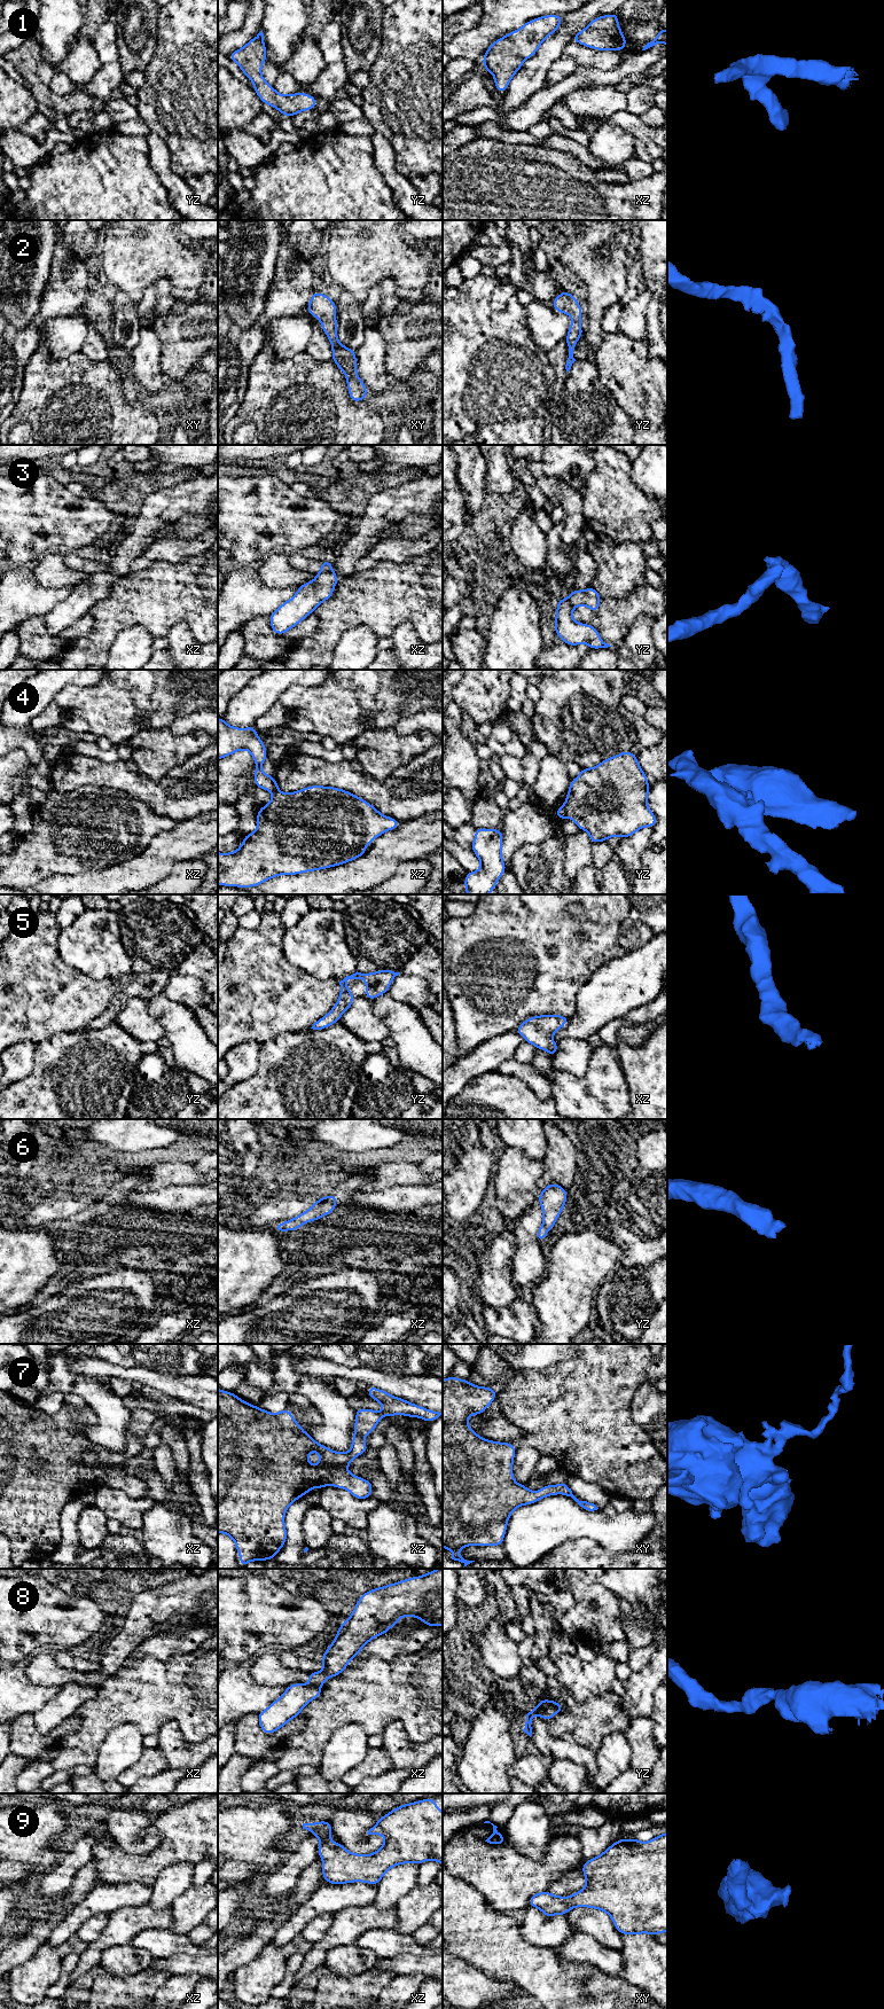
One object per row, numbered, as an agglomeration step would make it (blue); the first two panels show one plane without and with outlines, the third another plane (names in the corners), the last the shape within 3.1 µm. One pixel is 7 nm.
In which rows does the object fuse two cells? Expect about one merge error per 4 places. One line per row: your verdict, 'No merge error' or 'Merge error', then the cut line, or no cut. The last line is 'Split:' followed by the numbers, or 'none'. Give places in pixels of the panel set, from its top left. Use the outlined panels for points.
1: No merge error. No split
2: No merge error. No split
3: Merge error. Split along xz (320, 571), (331, 572)
4: Merge error. Split along yz (563, 805), (566, 817)
5: No merge error. No split
6: No merge error. No split
7: No merge error. No split
8: No merge error. No split
9: No merge error. No split
Split: 3, 4

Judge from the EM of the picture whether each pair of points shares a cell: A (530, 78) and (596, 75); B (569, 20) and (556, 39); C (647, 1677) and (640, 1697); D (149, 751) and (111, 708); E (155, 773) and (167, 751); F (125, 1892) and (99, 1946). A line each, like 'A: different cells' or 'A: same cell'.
A: different cells
B: same cell
C: same cell
D: different cells
E: same cell
F: different cells

